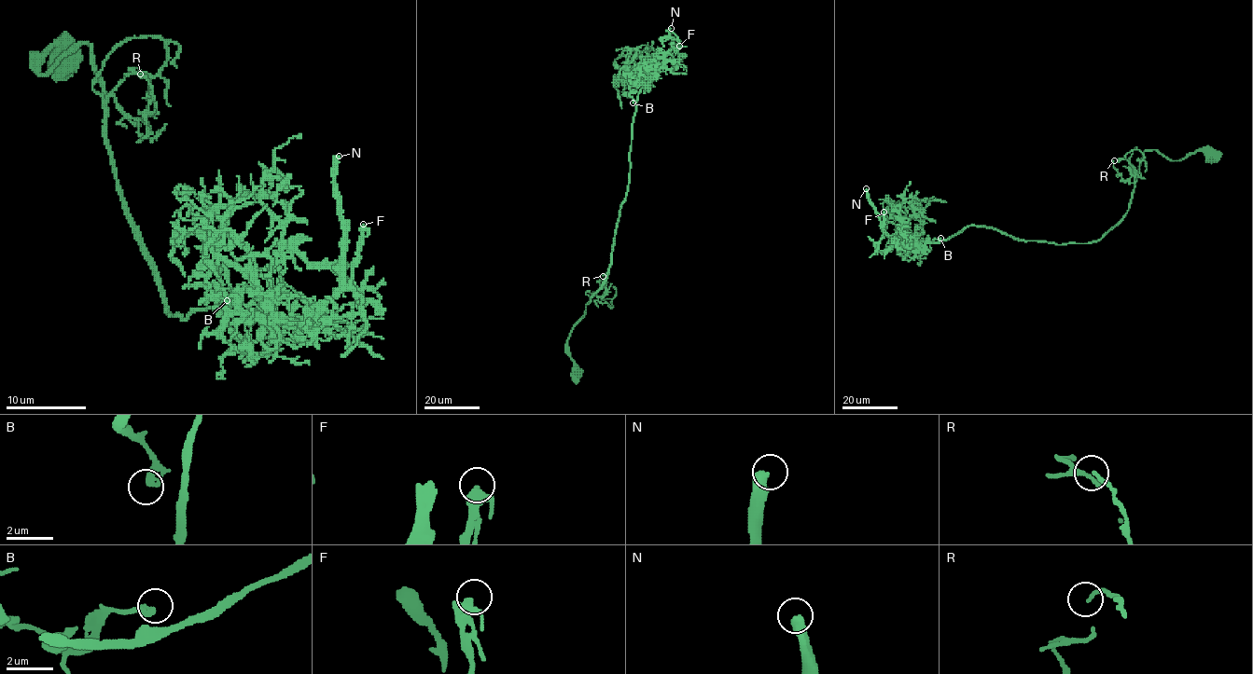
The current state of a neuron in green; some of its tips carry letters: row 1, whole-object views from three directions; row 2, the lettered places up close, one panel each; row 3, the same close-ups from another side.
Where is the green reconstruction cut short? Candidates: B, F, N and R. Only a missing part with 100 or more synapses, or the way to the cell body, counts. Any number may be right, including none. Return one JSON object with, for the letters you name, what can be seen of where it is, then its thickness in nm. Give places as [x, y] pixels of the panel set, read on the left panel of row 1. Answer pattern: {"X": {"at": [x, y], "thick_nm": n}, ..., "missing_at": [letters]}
{"N": {"at": [339, 156], "thick_nm": 440}, "missing_at": ["N"]}

